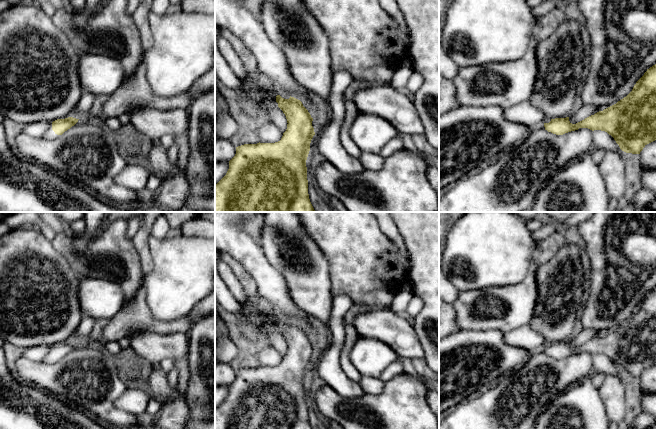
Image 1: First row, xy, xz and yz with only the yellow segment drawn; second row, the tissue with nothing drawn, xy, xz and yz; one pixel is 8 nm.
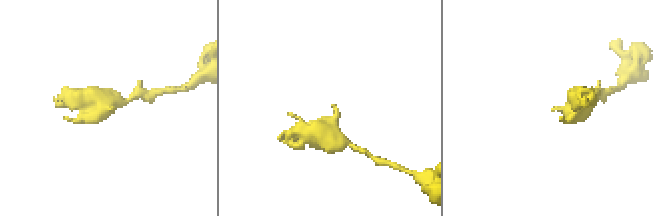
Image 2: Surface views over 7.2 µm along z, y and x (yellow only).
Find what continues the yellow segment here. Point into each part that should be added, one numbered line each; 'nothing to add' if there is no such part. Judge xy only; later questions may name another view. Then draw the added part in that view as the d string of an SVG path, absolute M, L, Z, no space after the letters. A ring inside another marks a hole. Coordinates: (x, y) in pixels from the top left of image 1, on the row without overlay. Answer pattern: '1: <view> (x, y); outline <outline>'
1: xy (49, 358); outline M52 345L53 346L53 345ZM52 346L48 354L45 356L43 360L41 360L42 363L46 364L54 364L58 362L60 359L57 359L53 354L52 354Z

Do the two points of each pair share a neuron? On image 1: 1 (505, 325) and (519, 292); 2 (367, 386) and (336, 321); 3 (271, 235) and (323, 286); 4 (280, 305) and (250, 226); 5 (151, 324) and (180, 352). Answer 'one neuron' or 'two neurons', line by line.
1: one neuron
2: two neurons
3: one neuron
4: two neurons
5: two neurons

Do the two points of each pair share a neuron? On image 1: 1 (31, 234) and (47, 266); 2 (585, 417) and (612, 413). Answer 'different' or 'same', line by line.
1: same
2: different

